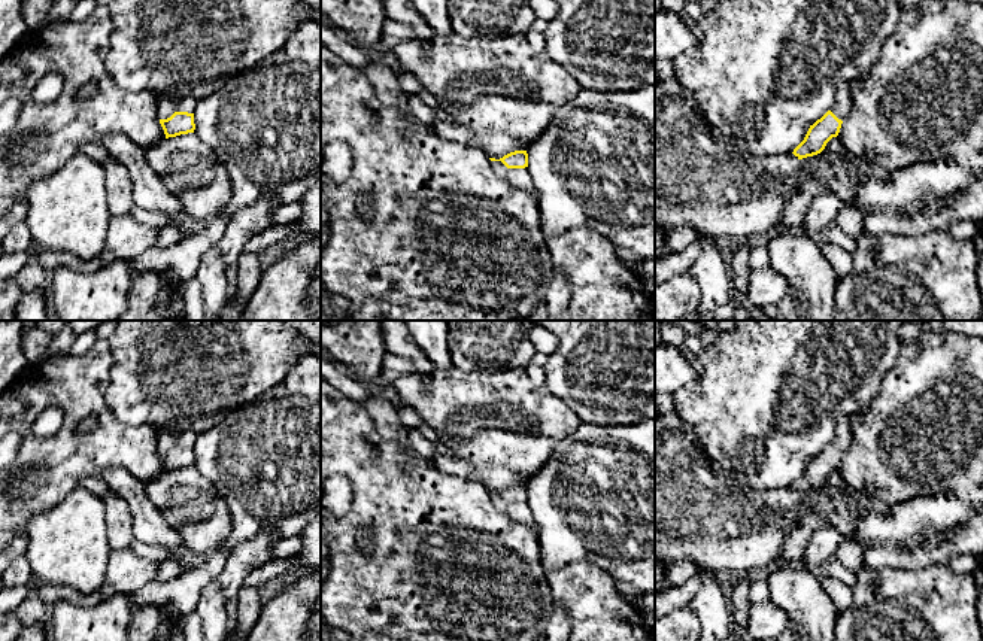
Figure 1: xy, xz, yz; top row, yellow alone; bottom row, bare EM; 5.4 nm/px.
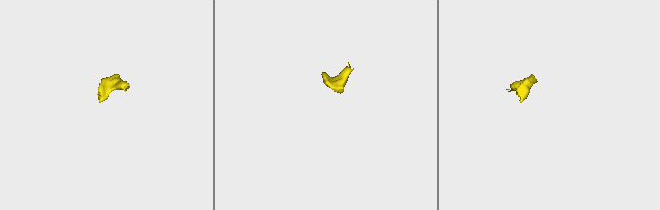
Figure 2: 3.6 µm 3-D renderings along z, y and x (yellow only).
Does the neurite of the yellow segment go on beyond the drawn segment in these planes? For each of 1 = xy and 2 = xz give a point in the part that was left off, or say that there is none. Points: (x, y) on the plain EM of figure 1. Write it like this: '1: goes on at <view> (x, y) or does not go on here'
1: goes on at xy (166, 441)
2: goes on at xz (519, 512)

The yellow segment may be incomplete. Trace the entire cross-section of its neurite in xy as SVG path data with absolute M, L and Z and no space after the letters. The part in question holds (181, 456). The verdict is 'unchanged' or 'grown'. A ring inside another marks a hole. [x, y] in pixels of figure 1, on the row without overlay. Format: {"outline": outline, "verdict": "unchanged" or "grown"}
{"outline": "M164 432L158 437L158 452L164 464L166 473L194 467L195 440L197 435L194 432L183 432L180 435Z", "verdict": "grown"}

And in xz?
{"outline": "M515 484L500 493L489 492L494 505L515 522L537 532L537 523L528 505L527 484Z", "verdict": "grown"}

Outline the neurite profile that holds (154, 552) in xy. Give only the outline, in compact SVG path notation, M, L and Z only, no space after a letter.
M134 540L131 547L139 556L155 561L158 563L176 558L175 555L170 553L169 549L158 544L146 544L139 540Z

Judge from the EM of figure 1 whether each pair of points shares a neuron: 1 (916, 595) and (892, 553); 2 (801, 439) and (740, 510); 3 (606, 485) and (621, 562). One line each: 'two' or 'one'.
1: two
2: two
3: one

